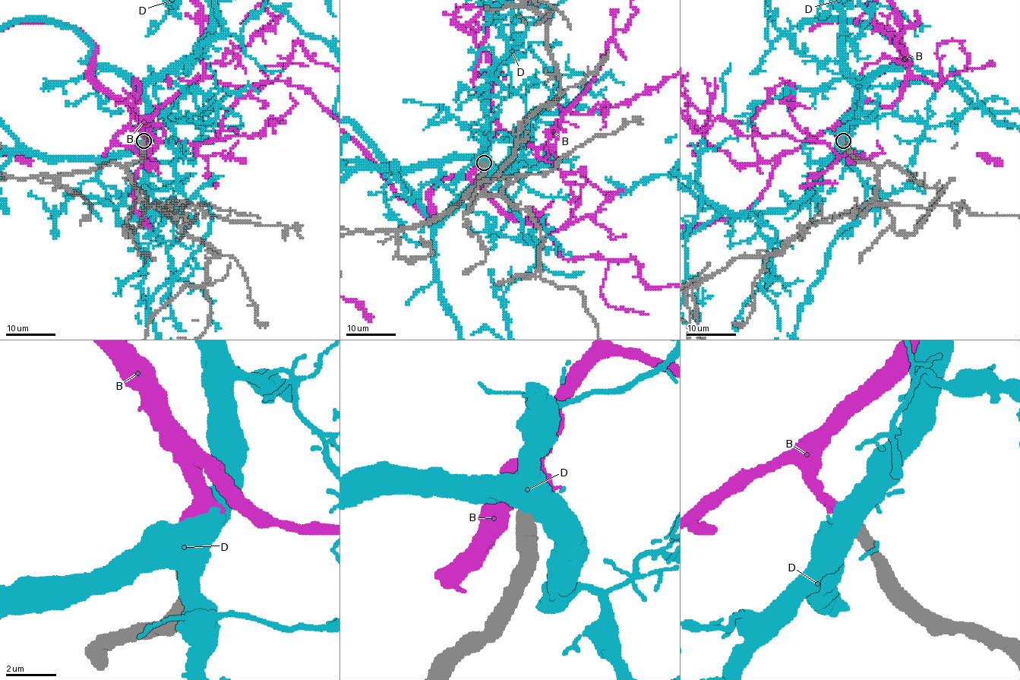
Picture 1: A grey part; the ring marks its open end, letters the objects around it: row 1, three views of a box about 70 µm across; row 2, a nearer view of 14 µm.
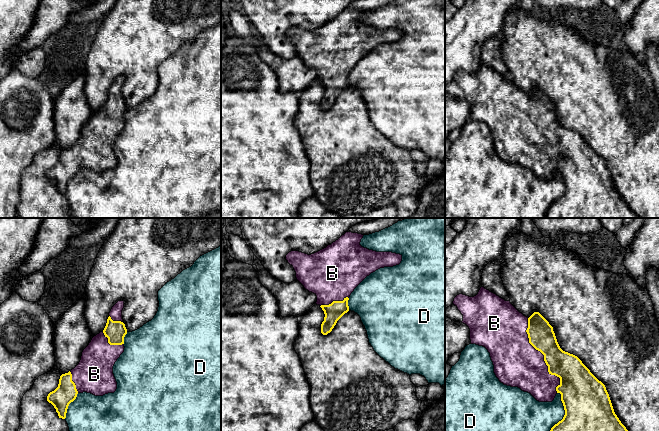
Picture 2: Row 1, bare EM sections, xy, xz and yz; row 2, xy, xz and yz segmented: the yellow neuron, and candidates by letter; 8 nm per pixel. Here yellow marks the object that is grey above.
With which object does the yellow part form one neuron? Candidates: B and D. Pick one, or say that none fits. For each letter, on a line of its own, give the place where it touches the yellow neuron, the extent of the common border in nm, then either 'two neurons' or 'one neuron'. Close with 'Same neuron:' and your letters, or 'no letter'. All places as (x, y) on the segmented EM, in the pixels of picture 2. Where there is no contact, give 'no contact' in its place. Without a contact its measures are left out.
B: contact yz (544, 357); length 650 nm; one neuron
D: contact yz (565, 412); length 320 nm; two neurons
Same neuron: B

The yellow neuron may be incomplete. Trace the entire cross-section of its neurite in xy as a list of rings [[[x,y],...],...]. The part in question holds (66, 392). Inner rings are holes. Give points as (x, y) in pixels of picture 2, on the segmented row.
[[[118,301],[112,307],[104,330],[94,336],[83,350],[79,364],[62,374],[58,387],[48,394],[47,401],[54,406],[59,418],[66,418],[68,406],[78,393],[103,396],[116,391],[113,366],[124,352],[127,334],[122,319],[123,308],[124,301]]]

